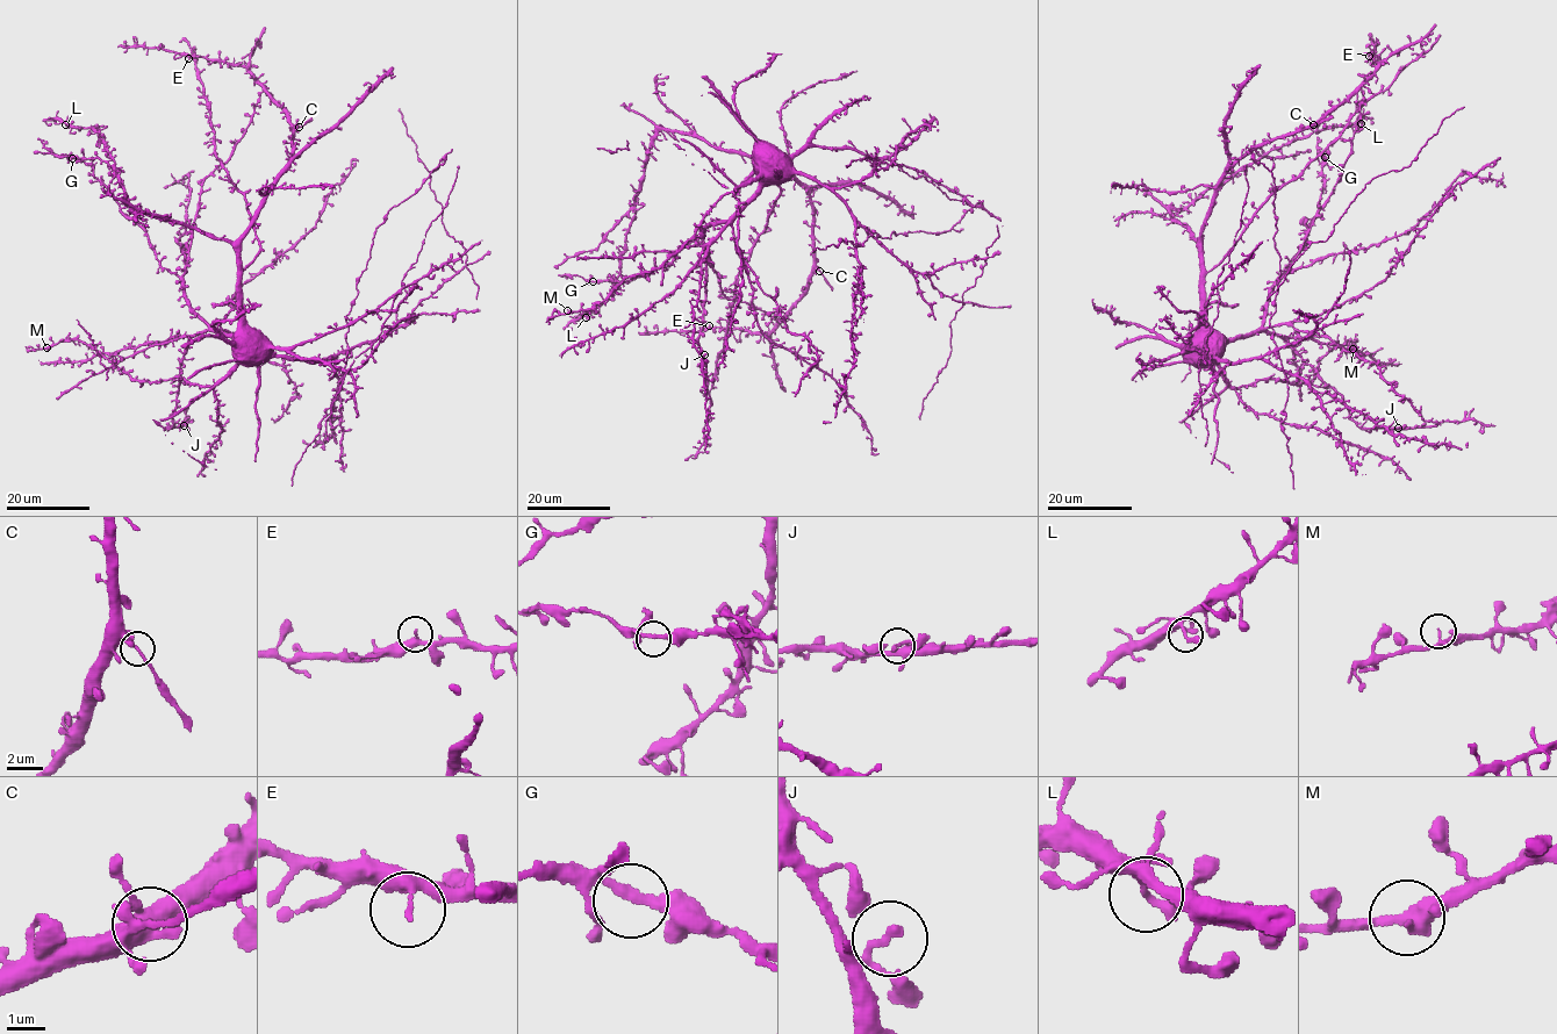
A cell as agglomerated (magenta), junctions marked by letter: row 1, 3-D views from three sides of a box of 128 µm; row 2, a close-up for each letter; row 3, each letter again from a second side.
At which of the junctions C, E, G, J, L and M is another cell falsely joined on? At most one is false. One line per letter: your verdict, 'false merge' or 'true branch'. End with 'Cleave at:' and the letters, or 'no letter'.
C: false merge
E: true branch
G: true branch
J: true branch
L: true branch
M: true branch
Cleave at: C

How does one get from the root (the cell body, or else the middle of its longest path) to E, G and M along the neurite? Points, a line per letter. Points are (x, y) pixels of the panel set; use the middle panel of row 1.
E: (760, 155), (808, 195), (811, 281), (806, 292), (766, 334), (709, 325)
G: (760, 155), (759, 187), (727, 220), (709, 224), (669, 263), (644, 275), (593, 281)
M: (760, 155), (757, 156), (759, 173), (726, 192), (695, 232), (658, 267), (629, 275), (592, 308), (567, 310)

